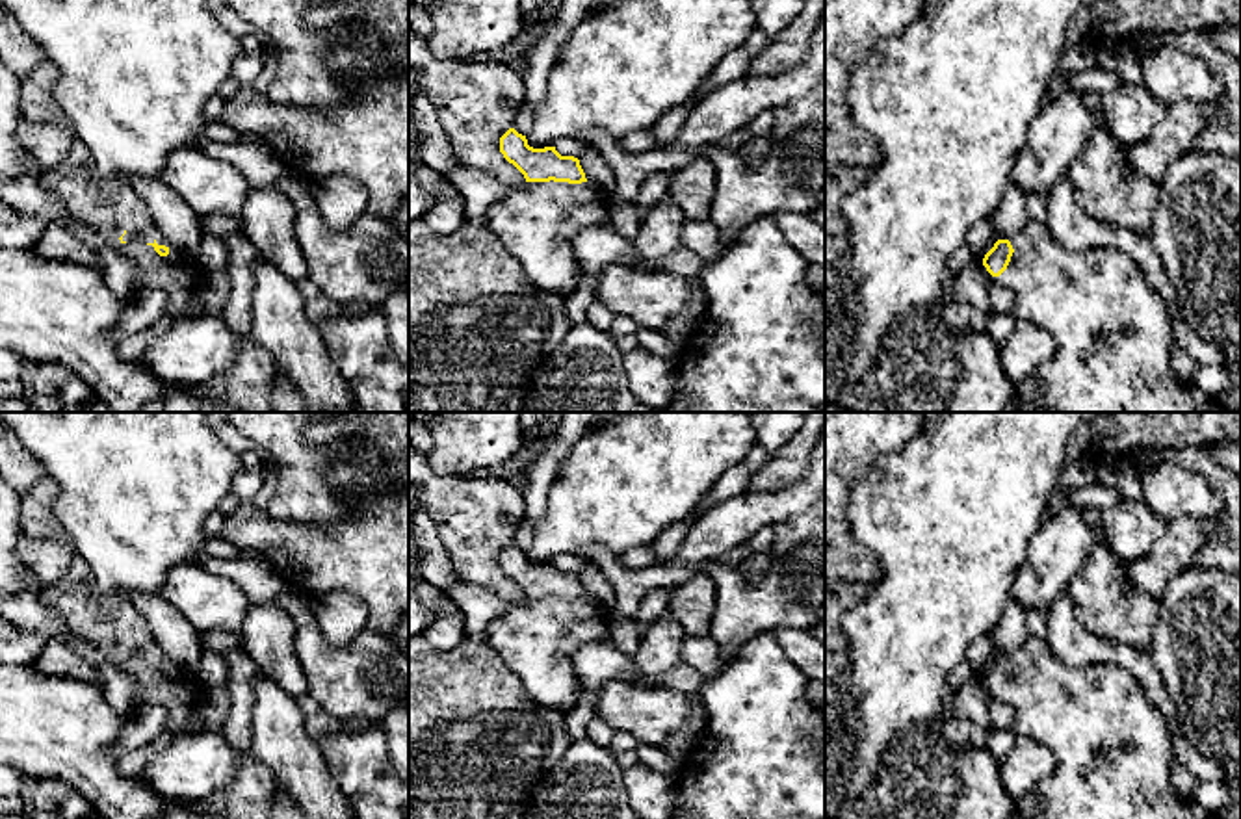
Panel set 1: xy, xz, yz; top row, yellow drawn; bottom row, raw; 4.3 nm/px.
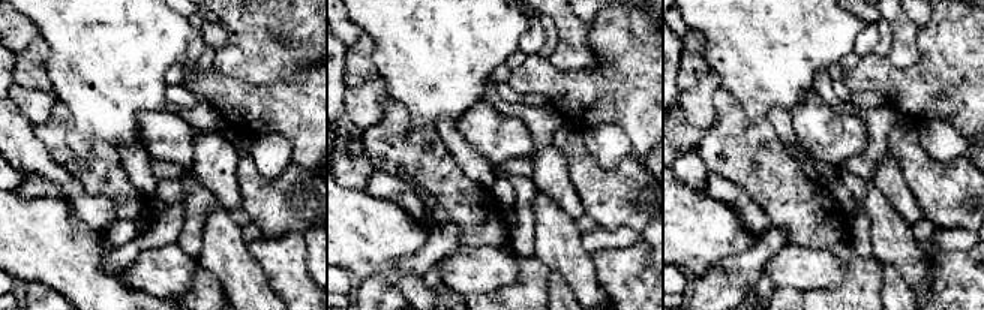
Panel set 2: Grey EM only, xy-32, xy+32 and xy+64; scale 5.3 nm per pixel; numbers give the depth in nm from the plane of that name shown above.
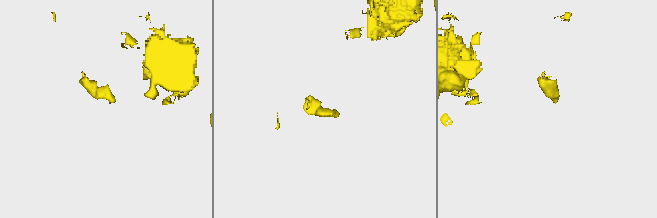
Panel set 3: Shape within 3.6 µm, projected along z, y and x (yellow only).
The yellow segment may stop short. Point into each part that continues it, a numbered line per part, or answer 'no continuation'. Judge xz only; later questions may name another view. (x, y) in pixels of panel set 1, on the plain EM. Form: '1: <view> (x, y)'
1: xz (537, 639)

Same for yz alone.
1: yz (1113, 749)

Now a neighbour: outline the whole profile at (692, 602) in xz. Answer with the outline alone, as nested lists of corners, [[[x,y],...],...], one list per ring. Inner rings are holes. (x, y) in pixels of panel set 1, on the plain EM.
[[[697,572],[693,578],[673,587],[667,611],[678,618],[686,633],[708,637],[713,604],[713,581],[704,572]]]

